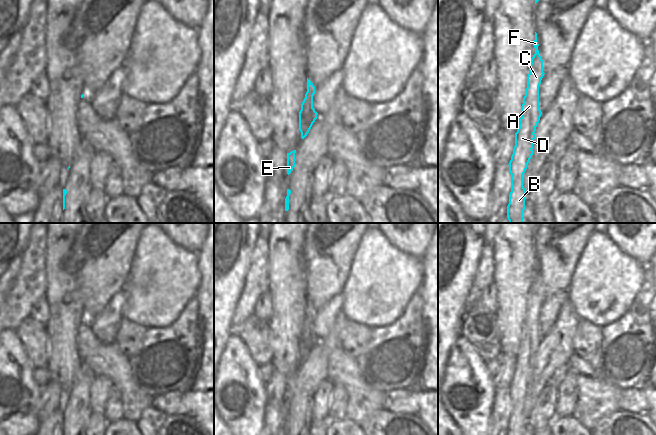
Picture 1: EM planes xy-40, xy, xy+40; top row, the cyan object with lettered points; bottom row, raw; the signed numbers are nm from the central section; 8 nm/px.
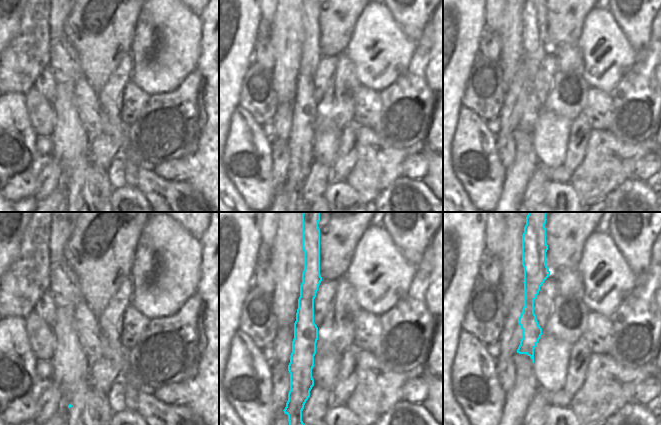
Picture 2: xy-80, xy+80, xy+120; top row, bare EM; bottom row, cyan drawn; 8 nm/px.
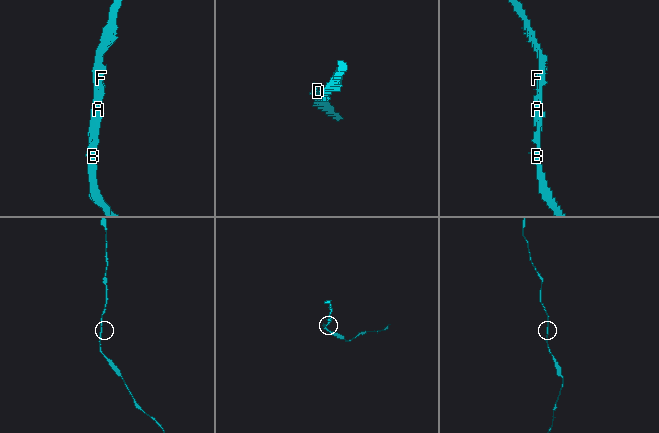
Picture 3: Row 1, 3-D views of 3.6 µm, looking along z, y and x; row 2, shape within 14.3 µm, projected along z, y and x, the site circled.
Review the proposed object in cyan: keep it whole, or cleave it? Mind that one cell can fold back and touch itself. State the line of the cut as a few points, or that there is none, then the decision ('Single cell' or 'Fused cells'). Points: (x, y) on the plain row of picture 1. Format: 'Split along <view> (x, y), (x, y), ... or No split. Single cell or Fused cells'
No split. Single cell

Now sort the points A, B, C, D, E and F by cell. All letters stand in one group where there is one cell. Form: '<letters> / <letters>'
A B C D E F

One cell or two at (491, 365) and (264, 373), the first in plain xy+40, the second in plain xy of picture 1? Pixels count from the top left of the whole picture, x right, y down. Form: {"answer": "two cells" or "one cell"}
{"answer": "one cell"}

